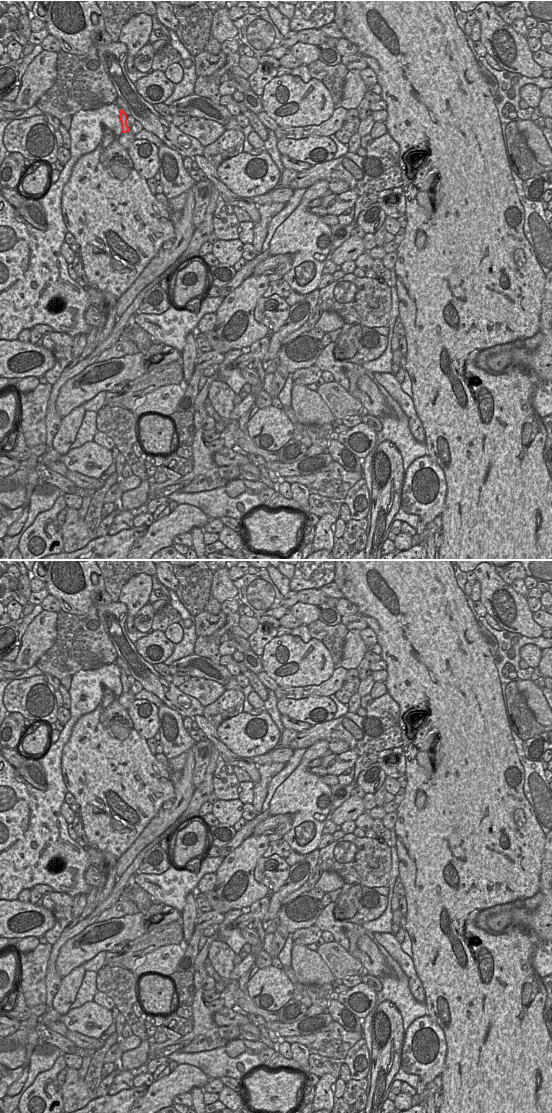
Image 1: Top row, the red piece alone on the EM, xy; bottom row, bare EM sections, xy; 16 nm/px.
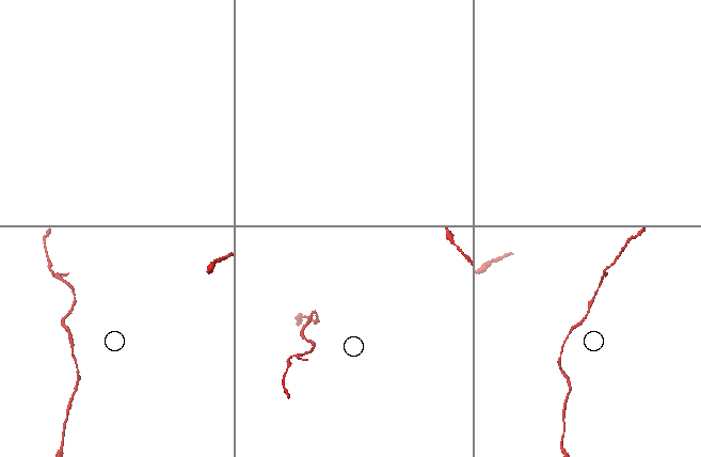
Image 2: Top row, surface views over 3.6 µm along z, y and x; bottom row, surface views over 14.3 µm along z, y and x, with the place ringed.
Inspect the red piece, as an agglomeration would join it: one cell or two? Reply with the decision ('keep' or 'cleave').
cleave

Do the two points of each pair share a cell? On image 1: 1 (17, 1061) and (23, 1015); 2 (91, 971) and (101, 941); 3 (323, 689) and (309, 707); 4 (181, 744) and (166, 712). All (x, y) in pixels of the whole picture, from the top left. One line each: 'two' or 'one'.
1: two
2: two
3: two
4: one

